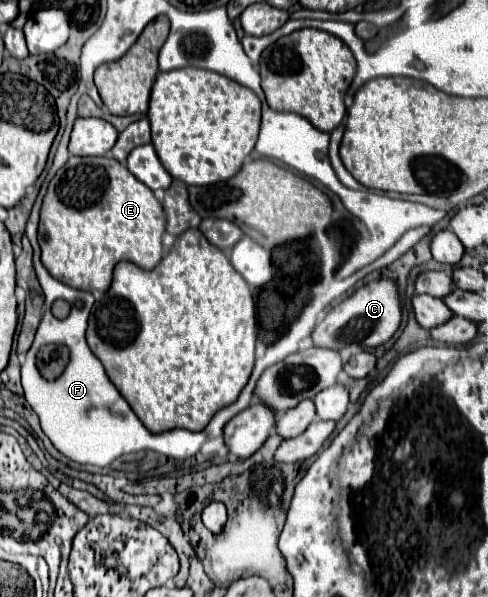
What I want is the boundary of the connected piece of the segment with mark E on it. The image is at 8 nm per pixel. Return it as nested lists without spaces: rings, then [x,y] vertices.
[[[71,157],[63,169],[51,179],[41,207],[39,245],[45,269],[65,285],[83,291],[107,291],[111,285],[113,267],[119,261],[133,261],[141,269],[153,269],[163,257],[165,233],[163,205],[153,191],[145,187],[125,165],[109,157]]]

